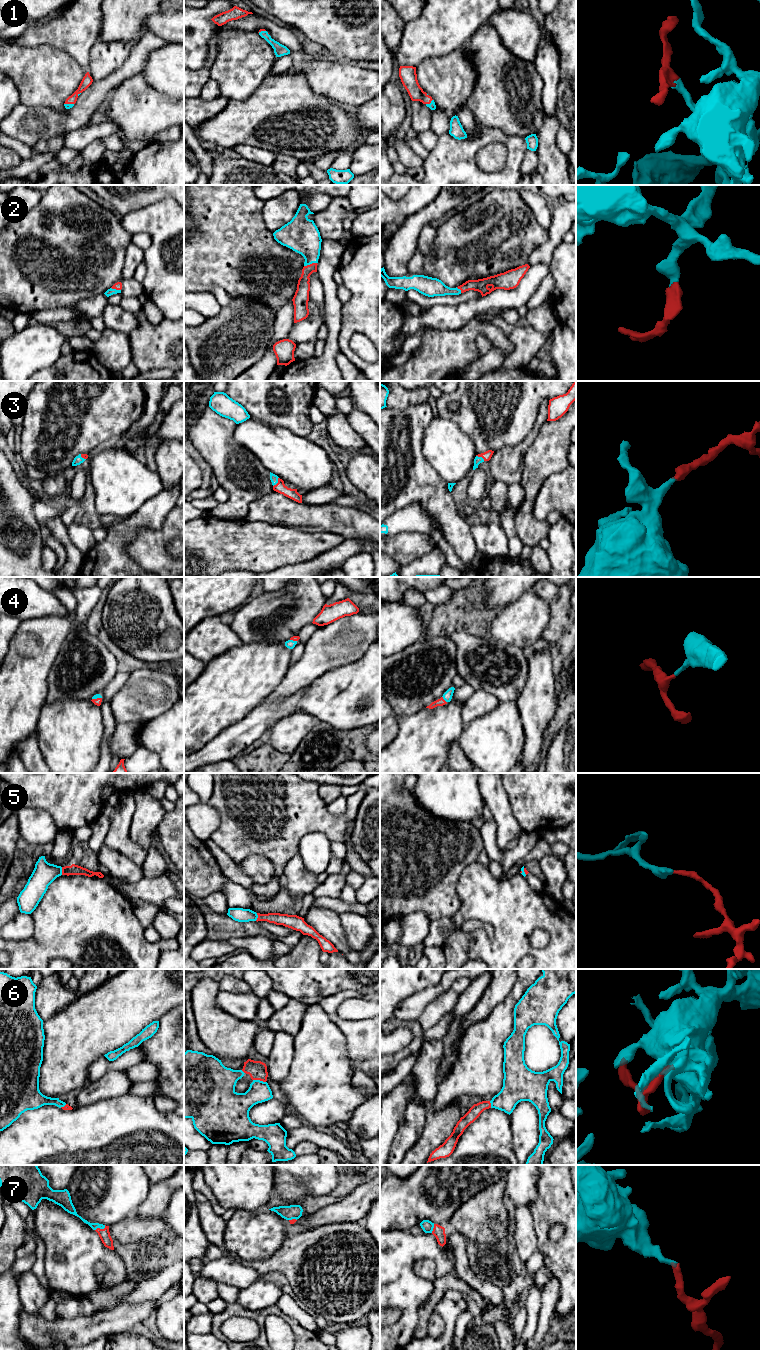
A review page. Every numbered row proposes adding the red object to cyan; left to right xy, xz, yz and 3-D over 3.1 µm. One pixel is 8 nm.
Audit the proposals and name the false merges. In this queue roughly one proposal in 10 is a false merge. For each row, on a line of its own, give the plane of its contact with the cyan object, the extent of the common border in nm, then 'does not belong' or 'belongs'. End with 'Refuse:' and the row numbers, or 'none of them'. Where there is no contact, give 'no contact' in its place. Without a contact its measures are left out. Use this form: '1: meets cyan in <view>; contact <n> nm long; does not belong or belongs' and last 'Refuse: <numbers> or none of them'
1: meets cyan in xy; contact 80 nm long; belongs
2: meets cyan in xz; contact 110 nm long; belongs
3: meets cyan in xz; contact 90 nm long; belongs
4: meets cyan in yz; contact 70 nm long; belongs
5: meets cyan in xy; contact 60 nm long; belongs
6: meets cyan in xz; contact 110 nm long; belongs
7: meets cyan in xy; contact 100 nm long; belongs
Refuse: none of them

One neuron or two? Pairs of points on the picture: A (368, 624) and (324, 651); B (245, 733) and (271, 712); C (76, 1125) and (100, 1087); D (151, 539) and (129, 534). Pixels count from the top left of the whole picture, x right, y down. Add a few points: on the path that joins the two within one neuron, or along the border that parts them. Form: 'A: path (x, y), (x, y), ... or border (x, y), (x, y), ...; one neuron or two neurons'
A: path (357, 632), (344, 641), (335, 644); one neuron
B: path (251, 727), (265, 715); one neuron
C: border (111, 1097), (76, 1108); two neurons
D: border (159, 530), (139, 533), (128, 547), (132, 559); two neurons

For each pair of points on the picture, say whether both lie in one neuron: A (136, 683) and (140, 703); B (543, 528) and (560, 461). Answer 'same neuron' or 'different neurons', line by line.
A: same neuron
B: same neuron

